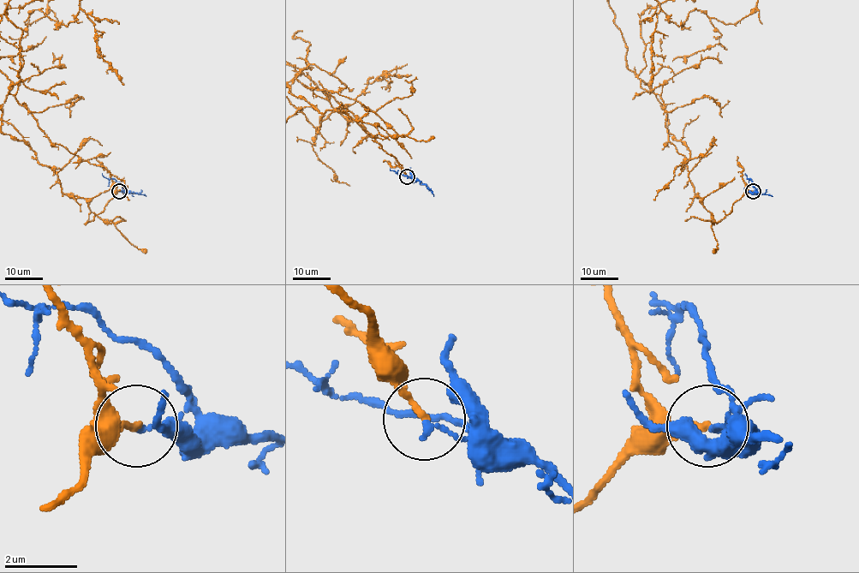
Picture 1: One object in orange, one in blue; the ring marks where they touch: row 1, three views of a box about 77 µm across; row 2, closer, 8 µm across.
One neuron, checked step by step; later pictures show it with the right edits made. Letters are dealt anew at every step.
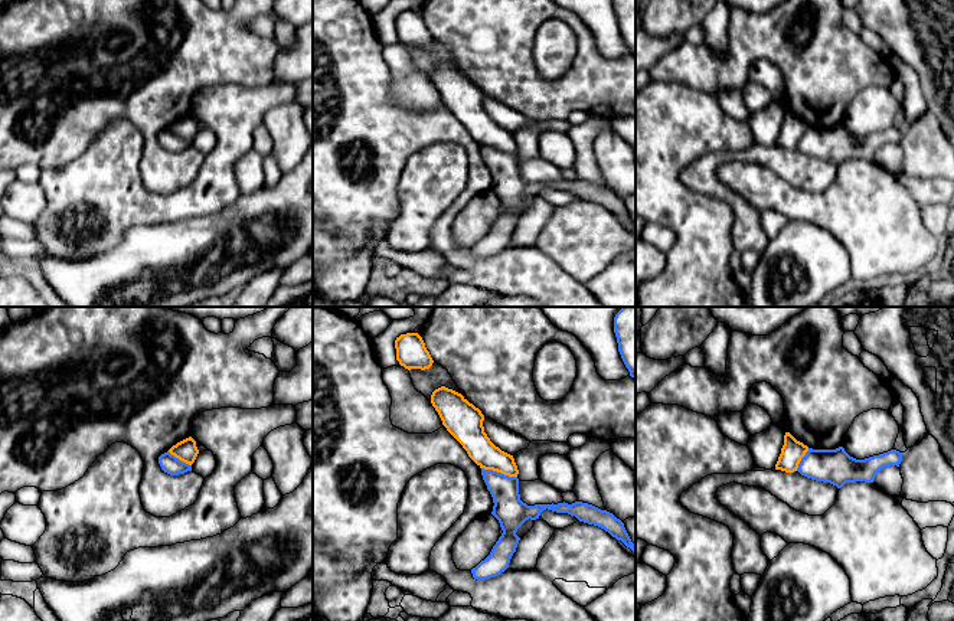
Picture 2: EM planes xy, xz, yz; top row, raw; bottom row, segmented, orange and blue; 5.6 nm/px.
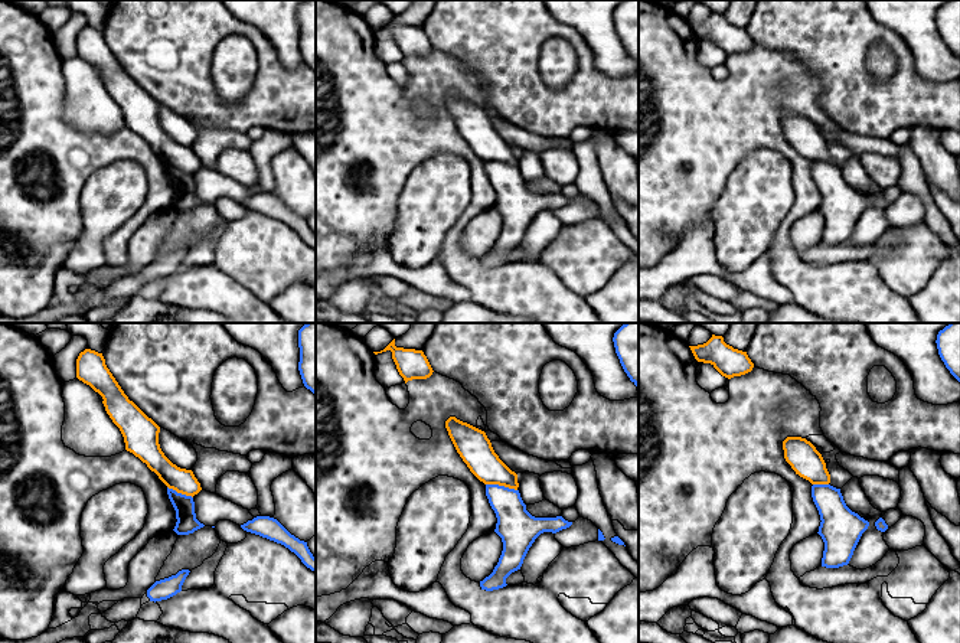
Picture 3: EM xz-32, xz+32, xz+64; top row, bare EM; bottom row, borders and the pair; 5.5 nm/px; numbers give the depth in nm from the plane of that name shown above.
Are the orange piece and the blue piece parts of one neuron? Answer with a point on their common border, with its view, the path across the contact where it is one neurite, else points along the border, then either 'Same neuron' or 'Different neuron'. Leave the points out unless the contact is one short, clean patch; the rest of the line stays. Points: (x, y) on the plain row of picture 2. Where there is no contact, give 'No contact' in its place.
Touches orange at xz (499, 149). Boundary: xz (482, 144), (516, 154). Different neuron

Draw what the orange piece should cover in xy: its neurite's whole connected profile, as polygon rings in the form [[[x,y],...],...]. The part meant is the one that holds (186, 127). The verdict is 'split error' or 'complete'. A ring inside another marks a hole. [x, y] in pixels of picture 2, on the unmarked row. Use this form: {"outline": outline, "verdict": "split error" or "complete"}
{"outline": [[[189,114],[173,122],[169,127],[169,130],[179,135],[180,138],[192,143],[199,131],[199,127],[196,124],[196,118],[192,114]]], "verdict": "complete"}

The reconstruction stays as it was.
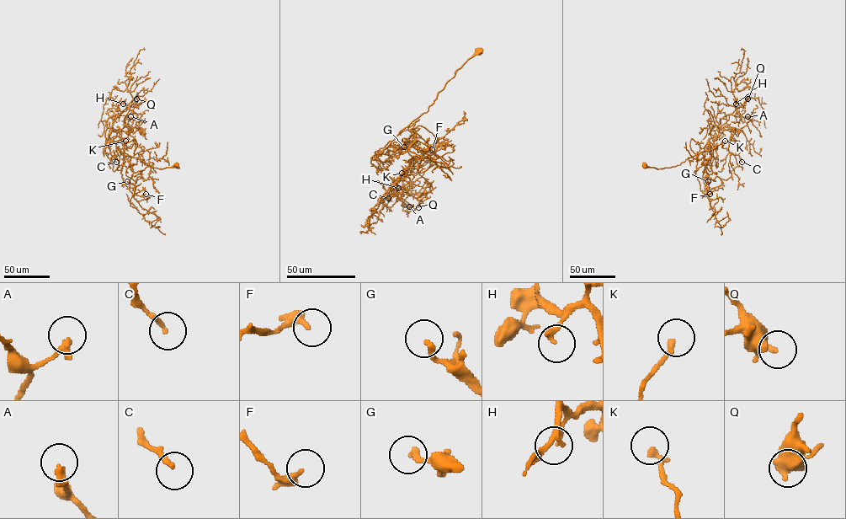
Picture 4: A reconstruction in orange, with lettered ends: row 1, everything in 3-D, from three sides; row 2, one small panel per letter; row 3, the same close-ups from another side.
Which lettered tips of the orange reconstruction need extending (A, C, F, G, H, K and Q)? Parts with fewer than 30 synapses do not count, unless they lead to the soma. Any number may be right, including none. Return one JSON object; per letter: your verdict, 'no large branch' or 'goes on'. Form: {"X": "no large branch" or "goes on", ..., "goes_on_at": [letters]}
{"A": "no large branch", "C": "no large branch", "F": "no large branch", "G": "no large branch", "H": "no large branch", "K": "no large branch", "Q": "no large branch", "goes_on_at": []}

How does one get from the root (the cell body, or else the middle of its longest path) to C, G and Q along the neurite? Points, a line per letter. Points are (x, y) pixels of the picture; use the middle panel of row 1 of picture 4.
C: (478, 50), (446, 82), (428, 110), (371, 157), (371, 163), (396, 182), (398, 179), (387, 190), (388, 198)
G: (478, 50), (428, 110), (400, 131), (418, 120), (415, 131), (408, 130), (414, 128), (416, 141), (404, 147)
Q: (478, 50), (446, 82), (428, 110), (402, 129), (371, 157), (373, 165), (418, 200), (418, 207)

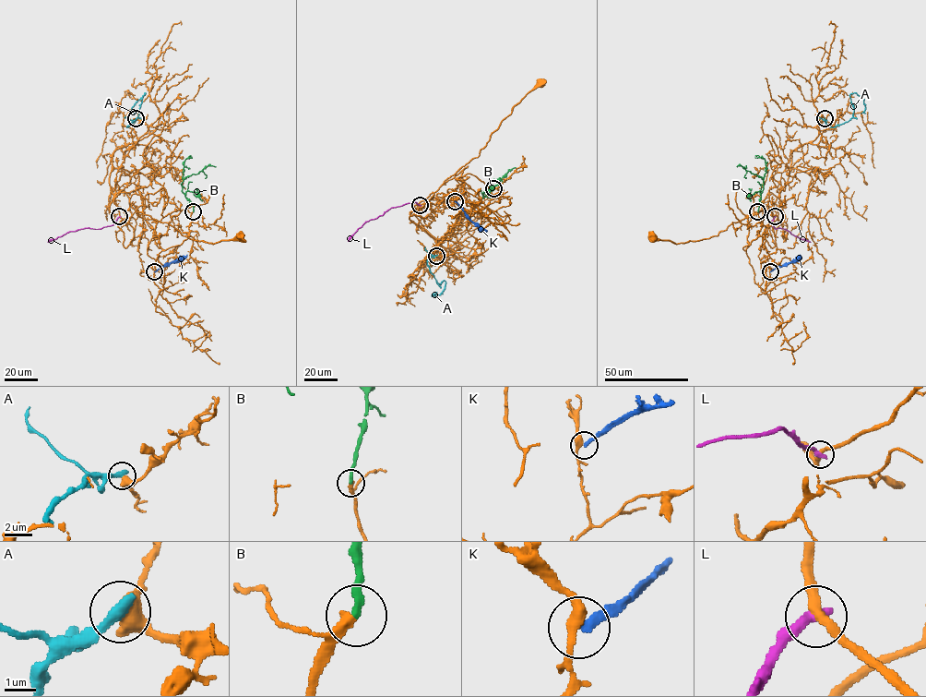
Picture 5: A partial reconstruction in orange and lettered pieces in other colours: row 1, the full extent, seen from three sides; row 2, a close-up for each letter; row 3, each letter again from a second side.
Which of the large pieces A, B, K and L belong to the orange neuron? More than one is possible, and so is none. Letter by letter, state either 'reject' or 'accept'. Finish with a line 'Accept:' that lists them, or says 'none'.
A: reject
B: accept
K: reject
L: reject
Accept: B

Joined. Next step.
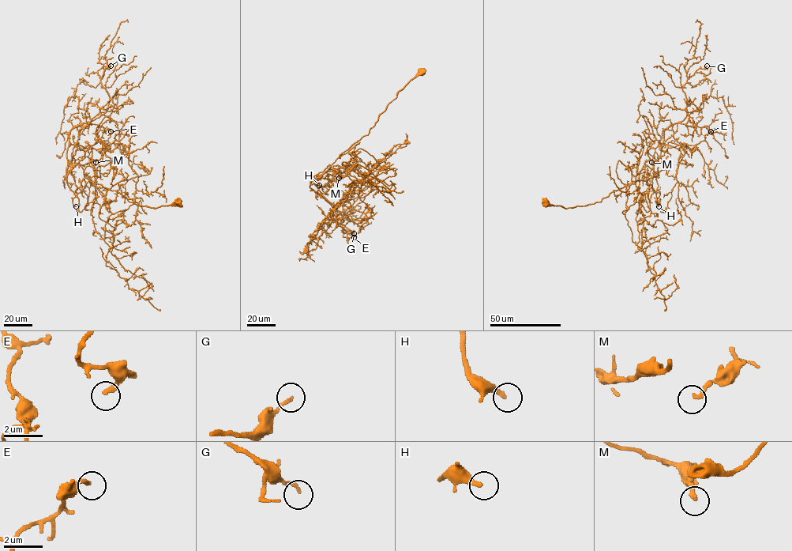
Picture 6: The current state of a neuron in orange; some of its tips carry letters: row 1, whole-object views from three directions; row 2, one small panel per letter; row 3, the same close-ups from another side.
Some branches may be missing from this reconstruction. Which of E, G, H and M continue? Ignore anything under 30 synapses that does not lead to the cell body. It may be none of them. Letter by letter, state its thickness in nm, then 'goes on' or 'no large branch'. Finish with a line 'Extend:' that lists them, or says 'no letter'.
E: 220 nm | no large branch
G: 150 nm | no large branch
H: 280 nm | goes on
M: 220 nm | no large branch
Extend: H

